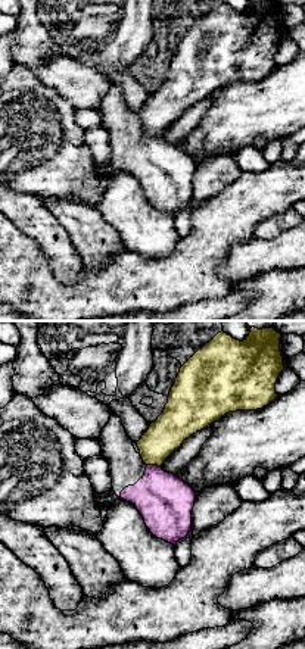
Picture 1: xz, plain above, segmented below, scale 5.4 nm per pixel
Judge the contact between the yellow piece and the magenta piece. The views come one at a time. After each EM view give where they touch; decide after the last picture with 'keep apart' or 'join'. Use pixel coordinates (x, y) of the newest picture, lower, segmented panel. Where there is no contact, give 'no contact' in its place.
meets yellow at (153, 464)

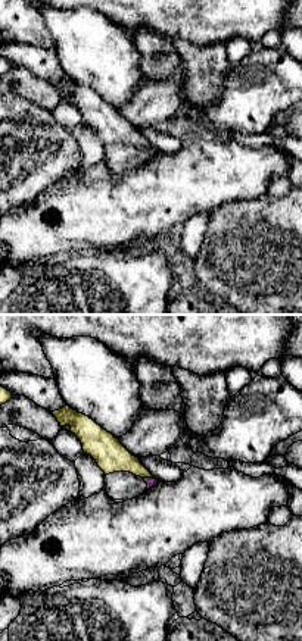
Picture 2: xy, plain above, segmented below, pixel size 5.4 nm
meets yellow at (149, 477)

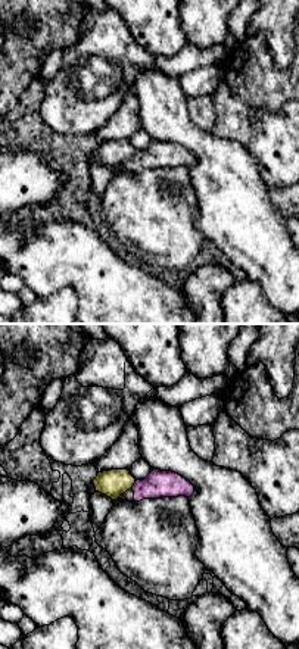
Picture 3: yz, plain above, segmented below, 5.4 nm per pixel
meets yellow at (133, 484)

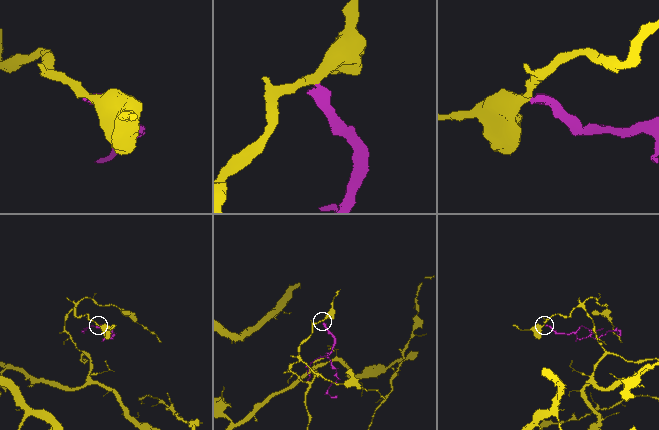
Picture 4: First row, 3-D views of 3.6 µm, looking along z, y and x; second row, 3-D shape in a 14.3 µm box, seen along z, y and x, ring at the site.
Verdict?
keep apart

